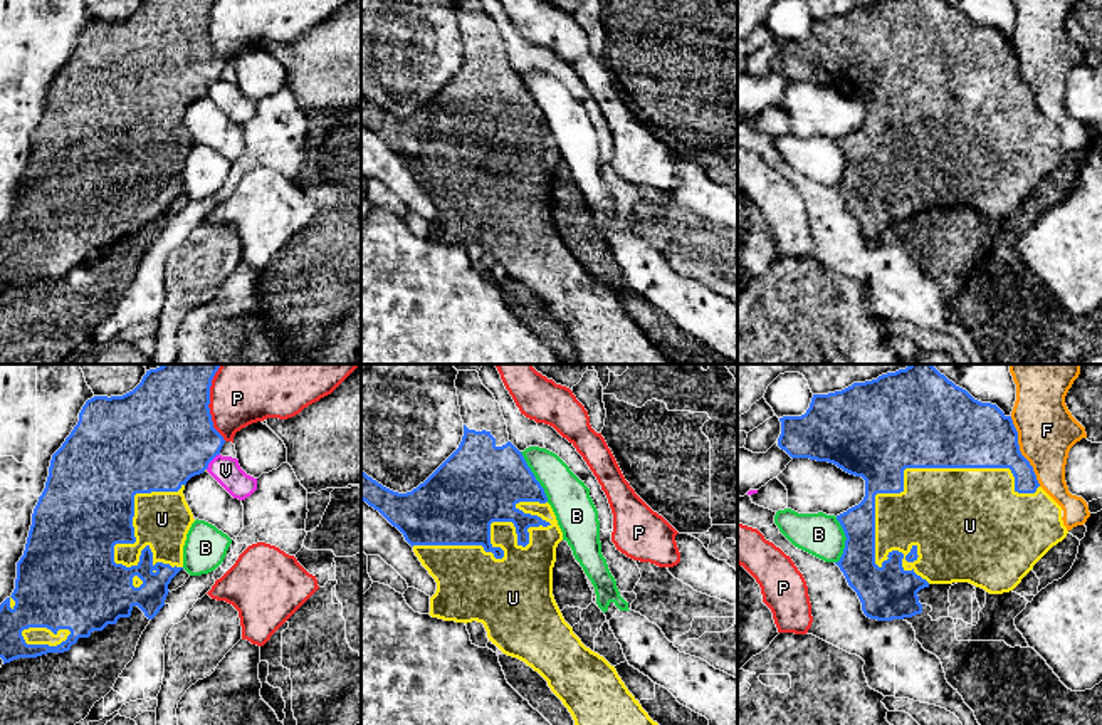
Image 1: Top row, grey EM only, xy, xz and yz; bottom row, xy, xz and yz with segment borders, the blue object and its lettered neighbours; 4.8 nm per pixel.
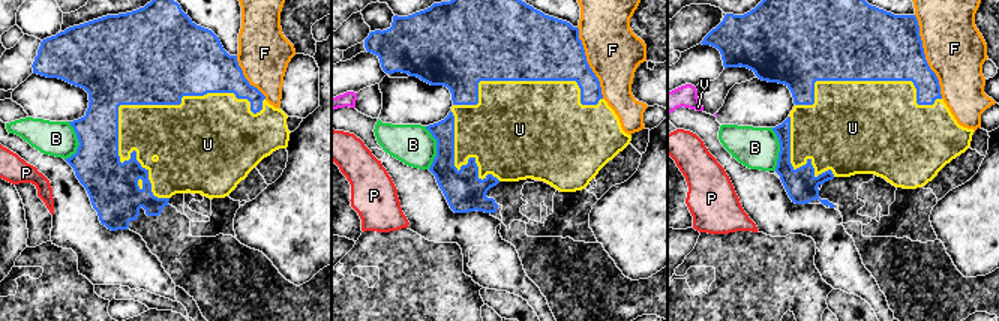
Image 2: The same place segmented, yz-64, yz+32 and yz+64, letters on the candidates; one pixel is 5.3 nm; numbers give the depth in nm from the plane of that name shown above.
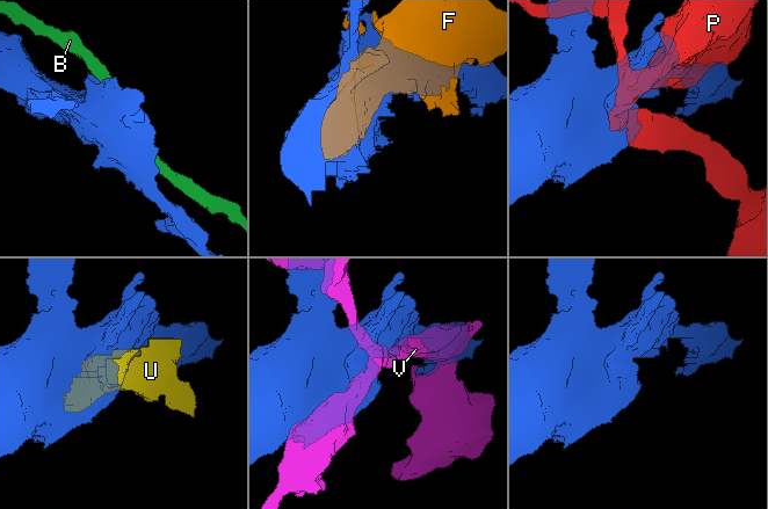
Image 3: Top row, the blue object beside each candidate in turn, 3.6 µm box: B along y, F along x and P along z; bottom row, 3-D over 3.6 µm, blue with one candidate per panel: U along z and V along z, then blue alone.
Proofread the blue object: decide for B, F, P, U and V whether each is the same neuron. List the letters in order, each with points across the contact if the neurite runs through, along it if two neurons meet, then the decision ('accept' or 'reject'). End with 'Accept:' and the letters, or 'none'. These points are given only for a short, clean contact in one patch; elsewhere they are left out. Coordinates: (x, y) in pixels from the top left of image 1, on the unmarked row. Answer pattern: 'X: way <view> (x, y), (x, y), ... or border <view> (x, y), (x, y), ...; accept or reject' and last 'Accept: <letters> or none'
B: reject
F: reject
P: reject
U: accept
V: reject
Accept: U

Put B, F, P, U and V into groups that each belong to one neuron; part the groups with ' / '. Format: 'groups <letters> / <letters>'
groups B / F / P / U / V

